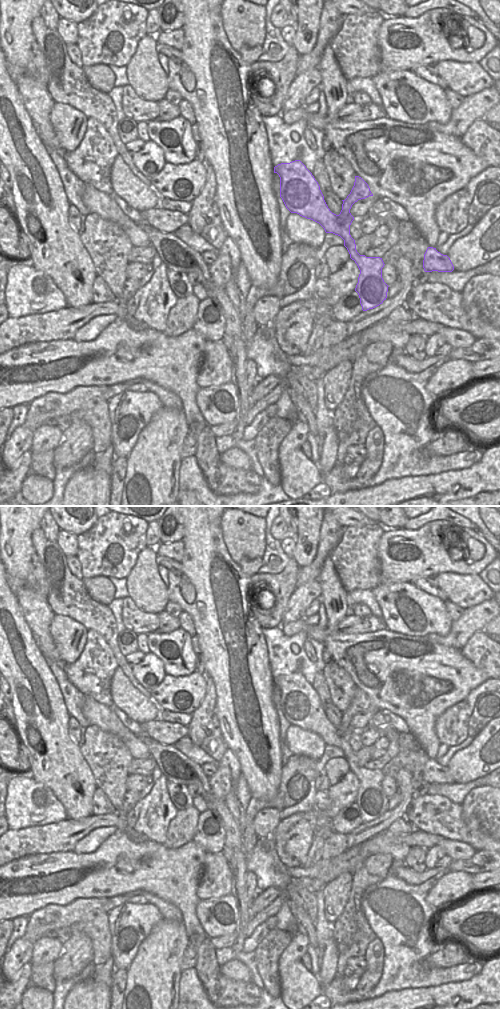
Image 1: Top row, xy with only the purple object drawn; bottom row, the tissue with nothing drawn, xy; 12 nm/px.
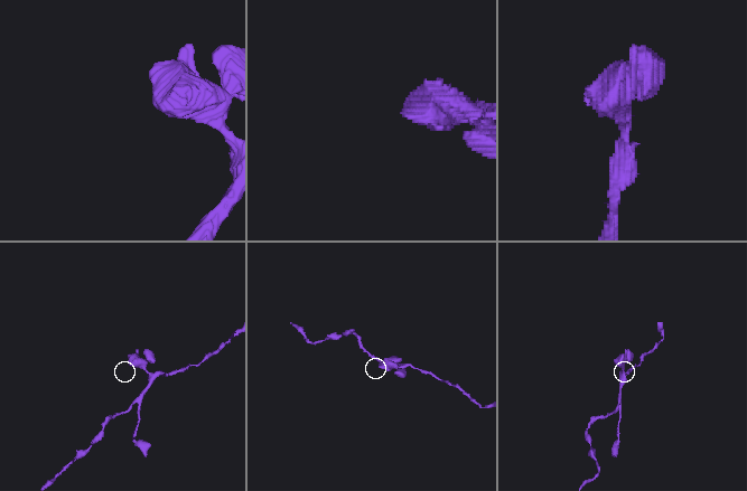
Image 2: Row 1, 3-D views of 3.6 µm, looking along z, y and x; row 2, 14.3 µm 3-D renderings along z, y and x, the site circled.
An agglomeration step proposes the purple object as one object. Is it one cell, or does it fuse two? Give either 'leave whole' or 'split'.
split

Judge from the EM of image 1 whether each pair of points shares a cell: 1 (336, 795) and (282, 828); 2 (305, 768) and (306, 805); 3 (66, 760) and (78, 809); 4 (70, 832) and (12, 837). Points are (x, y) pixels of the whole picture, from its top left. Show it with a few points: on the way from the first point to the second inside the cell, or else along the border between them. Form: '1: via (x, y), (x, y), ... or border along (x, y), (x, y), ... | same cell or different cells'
1: via (330, 811), (319, 812), (312, 816), (298, 816) | same cell
2: border along (314, 779), (307, 794), (300, 801), (286, 808) | different cells
3: via (62, 772), (62, 778), (73, 789), (73, 797) | same cell
4: via (56, 837), (26, 837) | same cell

